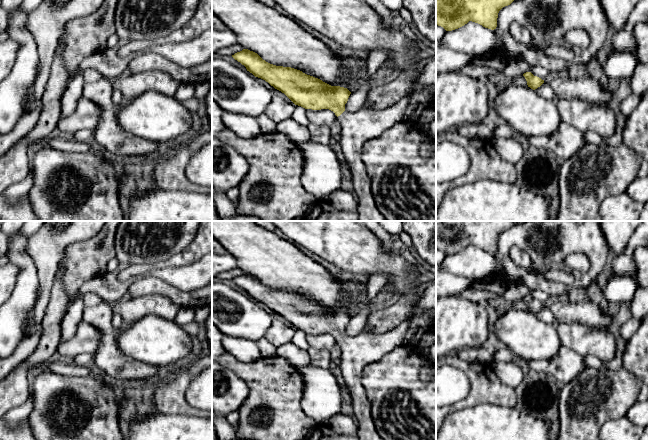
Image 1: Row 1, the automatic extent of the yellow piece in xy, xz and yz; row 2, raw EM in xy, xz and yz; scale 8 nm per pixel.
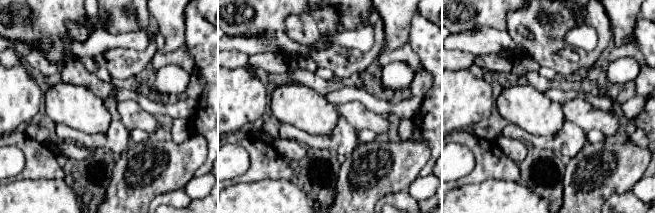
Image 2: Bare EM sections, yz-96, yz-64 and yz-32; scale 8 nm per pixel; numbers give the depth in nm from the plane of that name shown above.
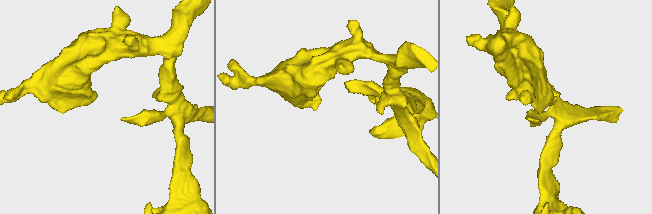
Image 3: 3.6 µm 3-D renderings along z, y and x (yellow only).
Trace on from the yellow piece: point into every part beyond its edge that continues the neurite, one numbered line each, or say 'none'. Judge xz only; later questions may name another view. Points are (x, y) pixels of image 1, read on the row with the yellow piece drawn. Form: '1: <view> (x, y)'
1: xz (357, 127)

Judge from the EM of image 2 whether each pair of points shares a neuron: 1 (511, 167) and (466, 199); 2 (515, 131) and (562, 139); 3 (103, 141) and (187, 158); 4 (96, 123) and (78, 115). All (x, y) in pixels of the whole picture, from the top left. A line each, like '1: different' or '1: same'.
1: different
2: same
3: different
4: same

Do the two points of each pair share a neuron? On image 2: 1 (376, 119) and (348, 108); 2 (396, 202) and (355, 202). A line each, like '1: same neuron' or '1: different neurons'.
1: same neuron
2: different neurons

